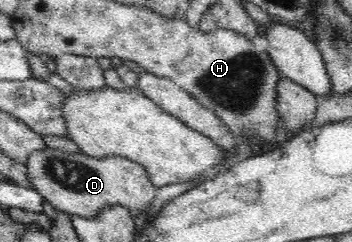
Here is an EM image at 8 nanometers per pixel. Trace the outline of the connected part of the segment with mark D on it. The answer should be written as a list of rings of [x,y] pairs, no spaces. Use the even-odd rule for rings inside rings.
[[[45,146],[43,151],[36,151],[25,164],[34,189],[57,210],[70,216],[96,218],[107,206],[124,206],[135,219],[141,213],[149,213],[151,204],[157,196],[157,187],[150,180],[149,173],[142,165],[119,156],[106,156],[105,159],[85,154],[69,154],[52,150]]]

